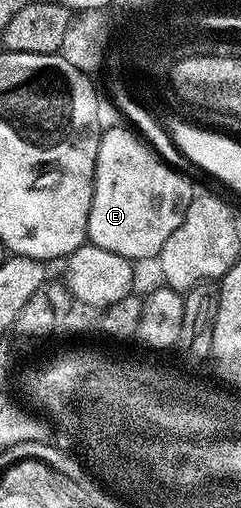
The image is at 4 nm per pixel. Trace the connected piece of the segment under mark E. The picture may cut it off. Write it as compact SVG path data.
M125 124L103 129L100 147L96 155L96 171L94 172L94 194L92 207L88 215L89 244L104 247L104 251L112 251L116 255L128 258L132 263L157 258L164 243L168 243L168 235L180 227L184 215L190 206L190 200L196 196L194 185L182 173L174 170L173 164L167 163L146 143L133 128Z

